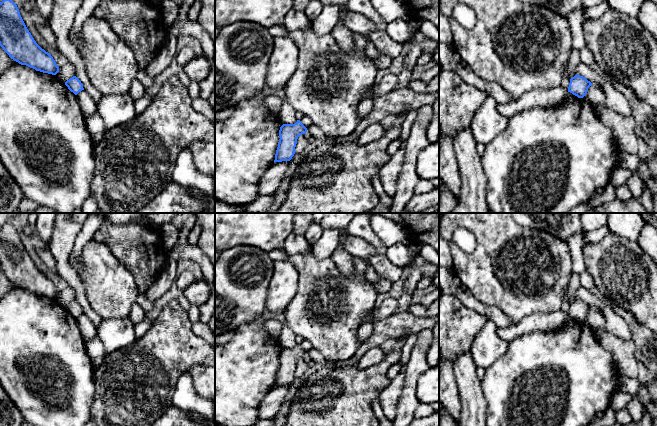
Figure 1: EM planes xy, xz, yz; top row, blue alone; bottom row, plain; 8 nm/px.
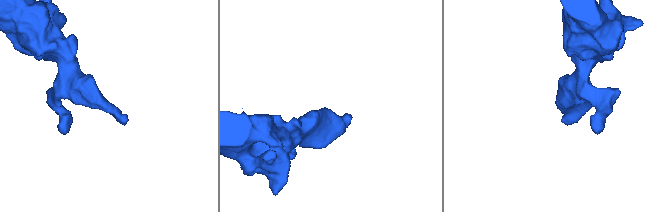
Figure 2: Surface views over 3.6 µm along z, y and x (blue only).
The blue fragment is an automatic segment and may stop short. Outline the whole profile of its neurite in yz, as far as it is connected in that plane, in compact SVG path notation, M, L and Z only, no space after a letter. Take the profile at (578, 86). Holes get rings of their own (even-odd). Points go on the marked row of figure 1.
M576 74L570 79L568 92L578 98L583 98L587 94L588 88L592 85L585 77Z

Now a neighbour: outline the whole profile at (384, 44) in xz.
M375 30L370 33L369 38L377 50L394 59L402 54L403 45L391 39L385 30Z

